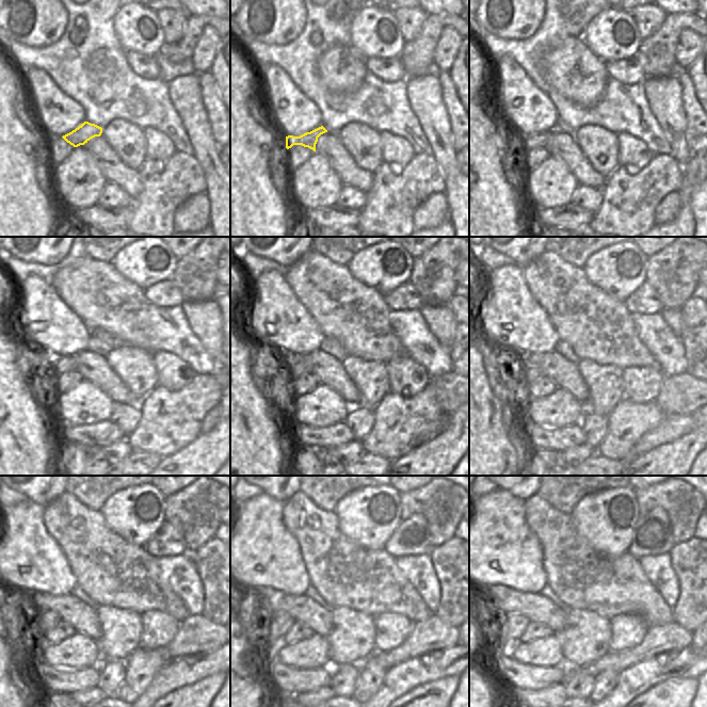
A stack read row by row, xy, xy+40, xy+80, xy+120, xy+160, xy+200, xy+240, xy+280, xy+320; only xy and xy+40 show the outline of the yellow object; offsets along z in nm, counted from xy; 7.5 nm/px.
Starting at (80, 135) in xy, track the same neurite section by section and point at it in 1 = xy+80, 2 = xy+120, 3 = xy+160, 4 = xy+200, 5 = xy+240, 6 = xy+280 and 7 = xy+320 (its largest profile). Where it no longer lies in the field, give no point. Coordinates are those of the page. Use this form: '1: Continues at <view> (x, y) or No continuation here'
1: Continues at xy+80 (541, 140)
2: Continues at xy+120 (59, 366)
3: Continues at xy+160 (294, 369)
4: Continues at xy+200 (532, 372)
5: Continues at xy+240 (41, 623)
6: Continues at xy+280 (272, 627)
7: Continues at xy+320 (512, 626).

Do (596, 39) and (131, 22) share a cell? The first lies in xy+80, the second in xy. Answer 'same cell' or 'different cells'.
same cell

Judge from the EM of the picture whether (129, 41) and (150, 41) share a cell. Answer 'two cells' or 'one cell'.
one cell

